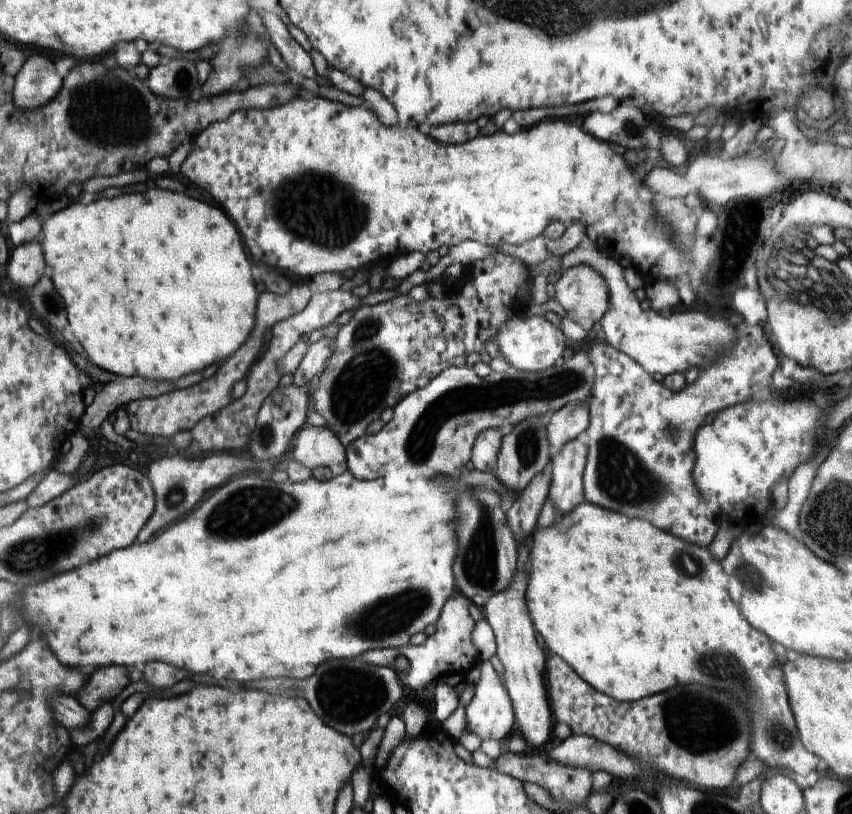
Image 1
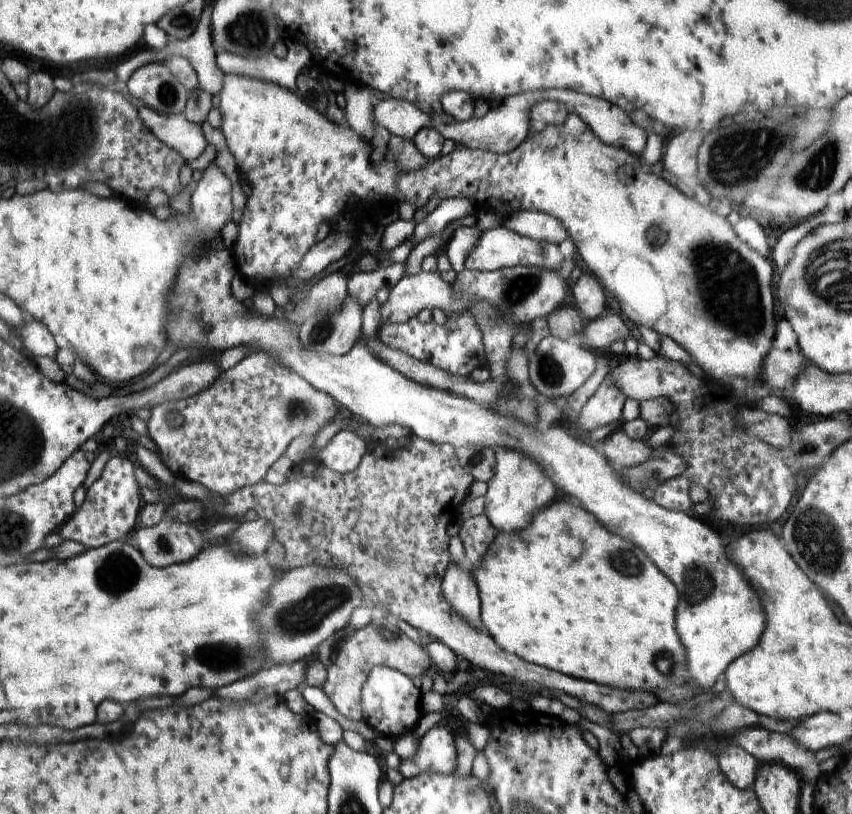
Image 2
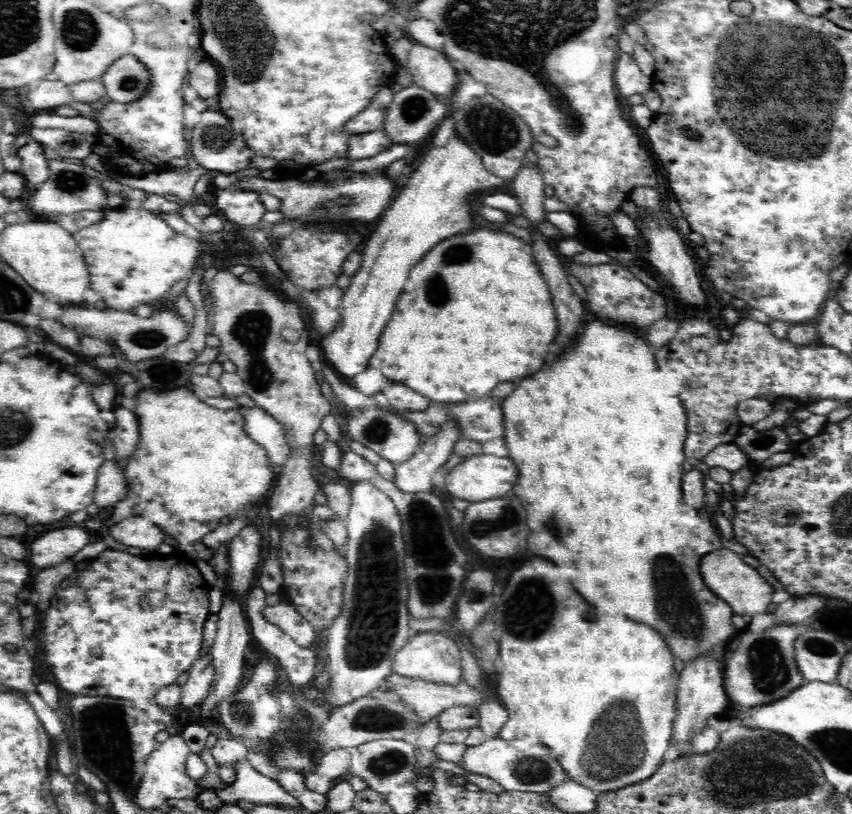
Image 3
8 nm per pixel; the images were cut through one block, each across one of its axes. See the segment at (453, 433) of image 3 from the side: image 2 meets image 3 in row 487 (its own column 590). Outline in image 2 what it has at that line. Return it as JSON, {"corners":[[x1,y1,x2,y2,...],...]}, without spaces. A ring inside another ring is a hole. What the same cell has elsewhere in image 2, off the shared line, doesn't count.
{"corners":[[611,370,602,385,585,401,577,419,580,429,592,432,616,423,623,417,623,407,628,398,611,384]]}

